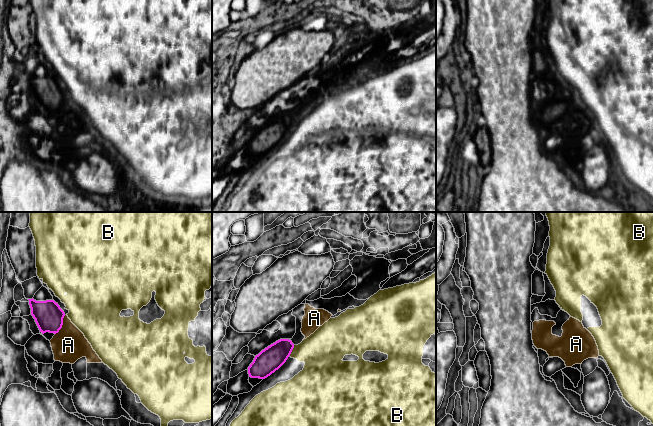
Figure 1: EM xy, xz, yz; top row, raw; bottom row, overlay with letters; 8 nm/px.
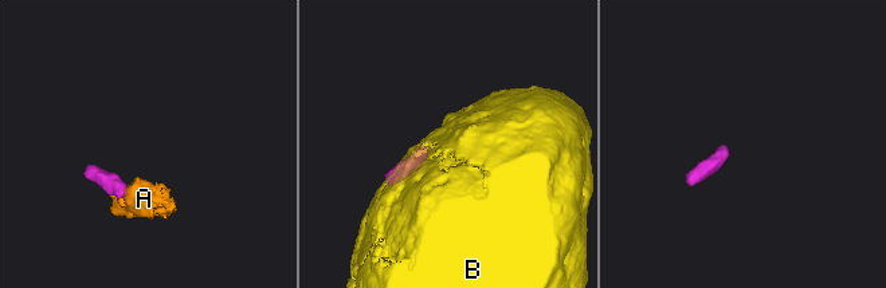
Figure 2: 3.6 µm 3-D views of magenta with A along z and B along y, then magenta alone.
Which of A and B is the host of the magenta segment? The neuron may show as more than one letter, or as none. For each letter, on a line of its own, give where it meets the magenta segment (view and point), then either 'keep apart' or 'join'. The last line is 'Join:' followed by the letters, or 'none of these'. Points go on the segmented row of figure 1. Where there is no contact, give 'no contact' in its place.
A: meets magenta in xy at (62, 324); join
B: meets magenta in xz at (292, 349); keep apart
Join: A

